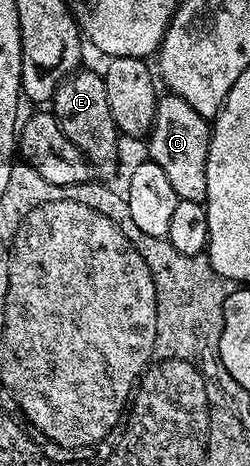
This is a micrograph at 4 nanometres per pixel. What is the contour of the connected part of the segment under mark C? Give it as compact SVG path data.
M164 94L156 103L156 121L147 137L147 155L166 170L166 176L176 188L176 195L185 200L200 200L208 187L208 147L210 124L194 106L181 96Z

